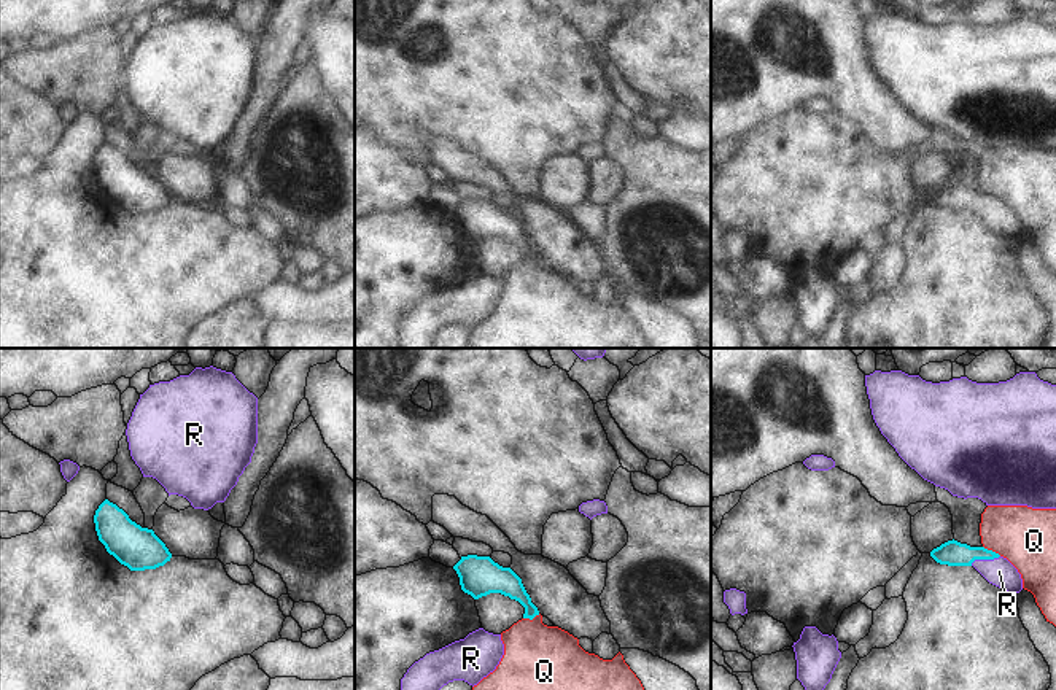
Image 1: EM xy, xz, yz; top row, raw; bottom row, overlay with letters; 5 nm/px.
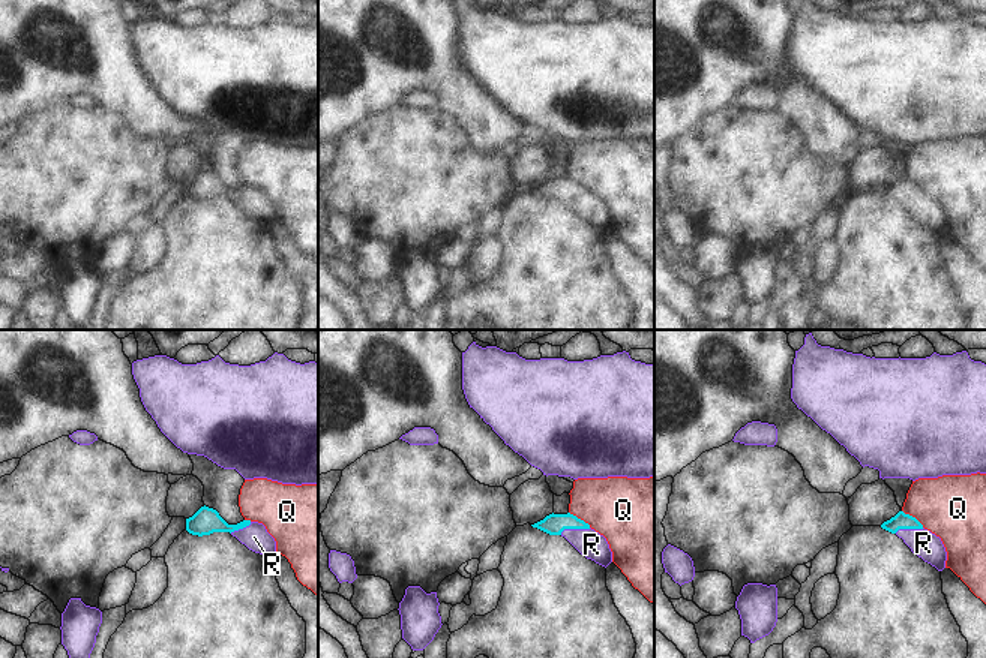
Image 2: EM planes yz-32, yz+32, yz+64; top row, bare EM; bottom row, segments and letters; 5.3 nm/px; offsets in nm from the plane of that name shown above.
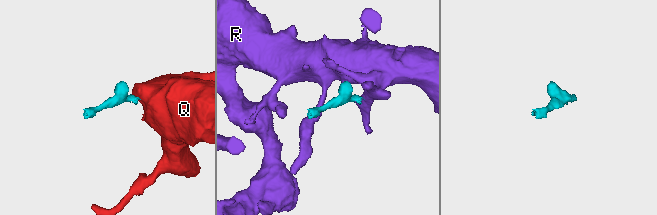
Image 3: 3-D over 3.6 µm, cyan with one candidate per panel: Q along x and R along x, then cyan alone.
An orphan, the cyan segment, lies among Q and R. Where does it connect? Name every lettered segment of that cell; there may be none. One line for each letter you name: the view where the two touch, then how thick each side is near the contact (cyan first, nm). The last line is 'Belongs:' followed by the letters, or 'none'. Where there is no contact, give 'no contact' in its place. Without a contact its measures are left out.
R: yz | 130/140 nm
Belongs: R

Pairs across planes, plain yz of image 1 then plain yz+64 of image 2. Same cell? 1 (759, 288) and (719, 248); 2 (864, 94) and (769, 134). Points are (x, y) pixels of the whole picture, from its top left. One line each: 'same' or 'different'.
1: same
2: different

